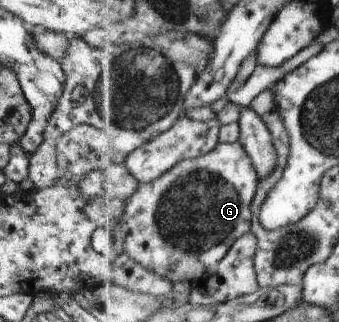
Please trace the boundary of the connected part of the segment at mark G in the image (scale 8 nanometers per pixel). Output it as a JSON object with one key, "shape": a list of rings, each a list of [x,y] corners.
{"shape":[[[240,140],[234,143],[219,142],[206,155],[188,157],[177,163],[153,183],[140,183],[129,200],[116,206],[129,256],[172,283],[191,280],[196,284],[226,258],[238,238],[252,232],[252,208],[259,183],[252,158]]]}

